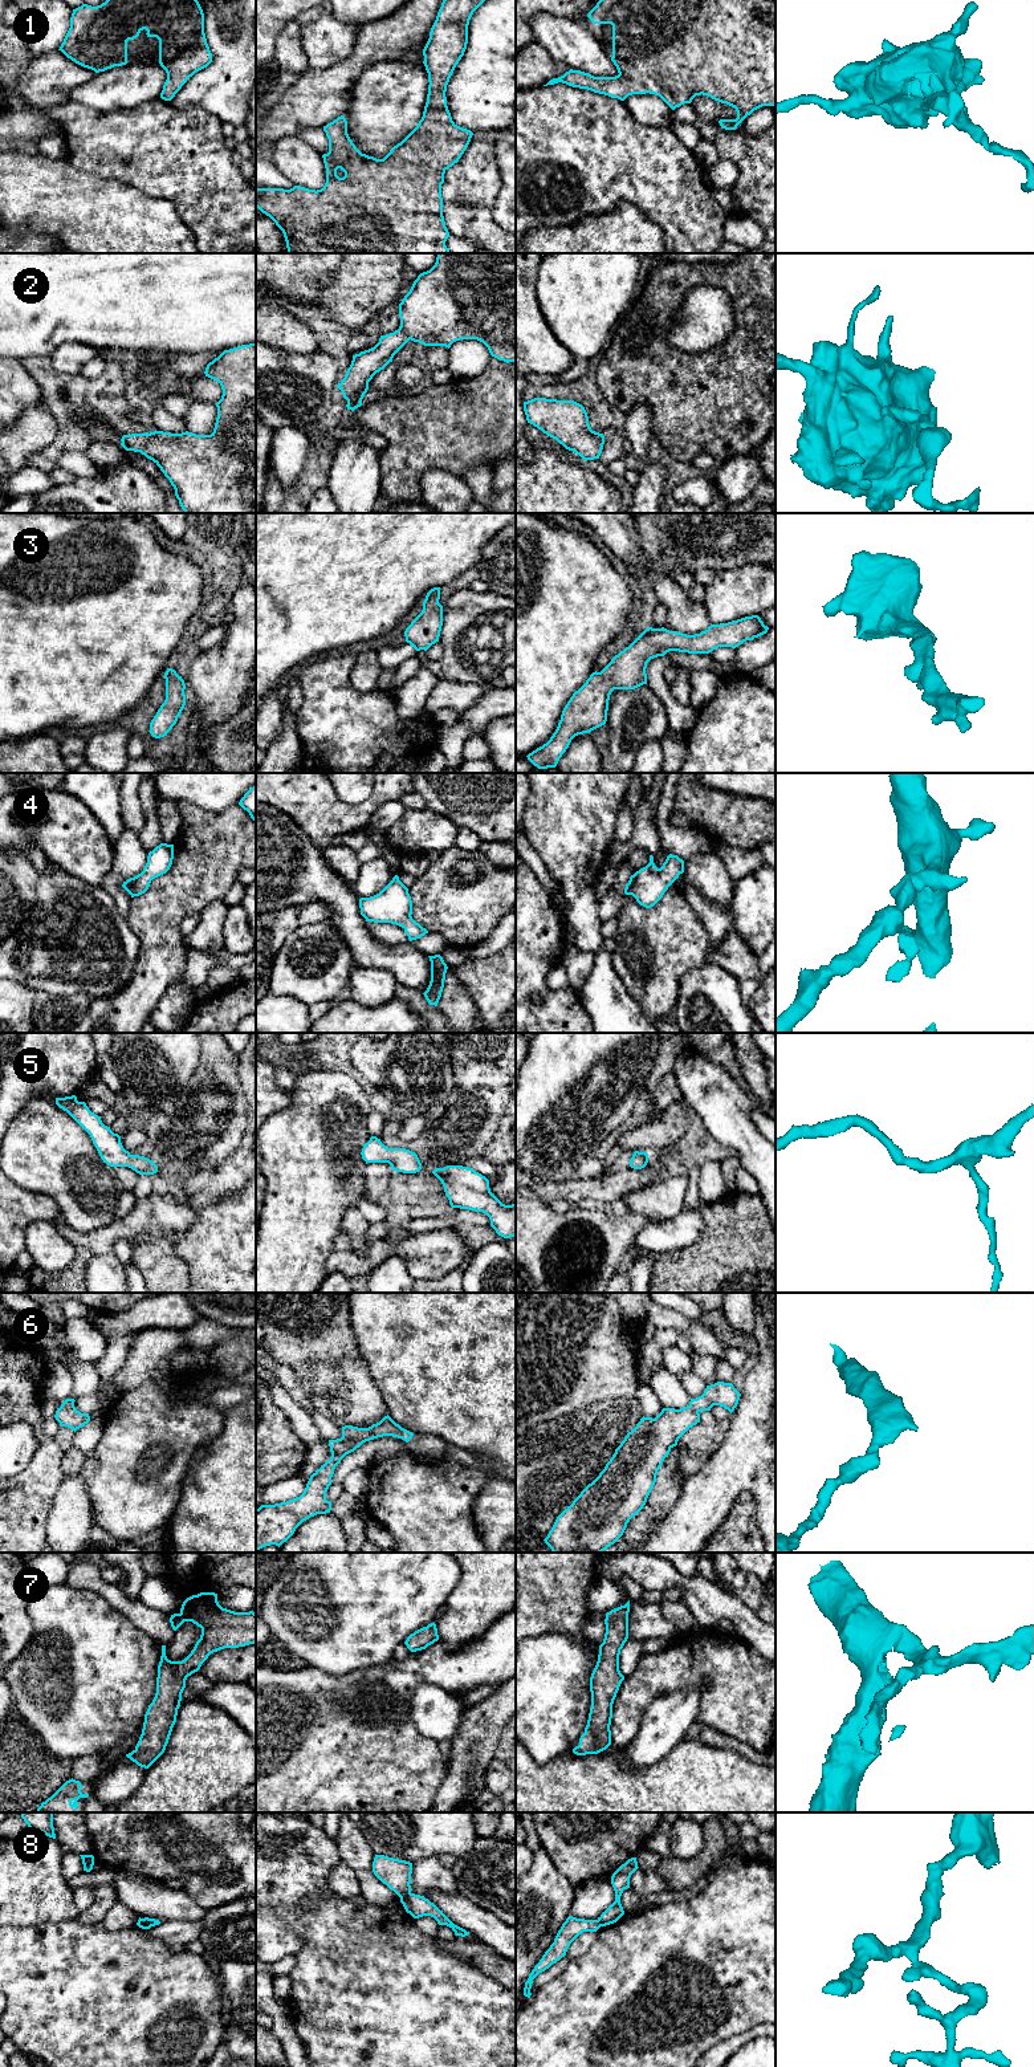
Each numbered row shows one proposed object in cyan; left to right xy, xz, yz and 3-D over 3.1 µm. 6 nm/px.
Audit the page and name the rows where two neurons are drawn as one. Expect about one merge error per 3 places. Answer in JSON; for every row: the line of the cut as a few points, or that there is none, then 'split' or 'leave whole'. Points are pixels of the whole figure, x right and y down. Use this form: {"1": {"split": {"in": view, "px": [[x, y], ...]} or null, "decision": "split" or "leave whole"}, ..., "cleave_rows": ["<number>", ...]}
{"1": {"split": null, "decision": "leave whole"}, "2": {"split": null, "decision": "leave whole"}, "3": {"split": null, "decision": "leave whole"}, "4": {"split": null, "decision": "leave whole"}, "5": {"split": null, "decision": "leave whole"}, "6": {"split": null, "decision": "leave whole"}, "7": {"split": null, "decision": "leave whole"}, "8": {"split": {"in": "xz", "px": [[410, 1892], [401, 1897]]}, "decision": "split"}, "cleave_rows": ["8"]}

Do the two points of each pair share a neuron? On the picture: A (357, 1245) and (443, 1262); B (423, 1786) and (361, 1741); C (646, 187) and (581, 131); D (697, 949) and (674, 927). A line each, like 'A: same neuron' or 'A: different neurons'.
A: different neurons
B: same neuron
C: same neuron
D: same neuron

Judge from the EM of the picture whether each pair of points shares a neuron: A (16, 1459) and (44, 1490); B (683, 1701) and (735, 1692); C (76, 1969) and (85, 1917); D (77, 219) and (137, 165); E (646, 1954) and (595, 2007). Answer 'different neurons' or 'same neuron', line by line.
A: different neurons
B: different neurons
C: different neurons
D: different neurons
E: same neuron

